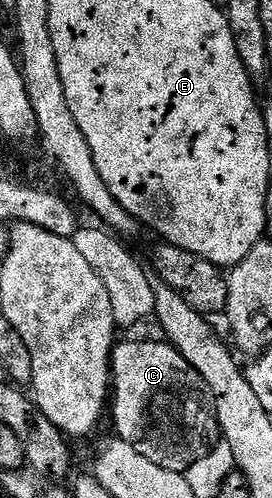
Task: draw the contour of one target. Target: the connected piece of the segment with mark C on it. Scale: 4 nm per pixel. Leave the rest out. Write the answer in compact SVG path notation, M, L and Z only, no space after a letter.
M166 341L160 343L123 343L116 342L115 350L111 352L111 385L109 388L109 419L115 422L114 434L125 440L129 445L133 445L133 449L137 449L137 453L143 454L148 461L153 461L153 465L161 465L161 469L173 469L174 471L186 472L197 461L201 461L201 457L205 457L209 452L214 451L221 443L221 432L219 422L215 416L215 405L211 401L211 394L207 391L207 386L202 377L197 373L197 369L193 369L193 365L189 365L189 361L185 361L185 357L181 357L181 353L176 347L172 347Z

